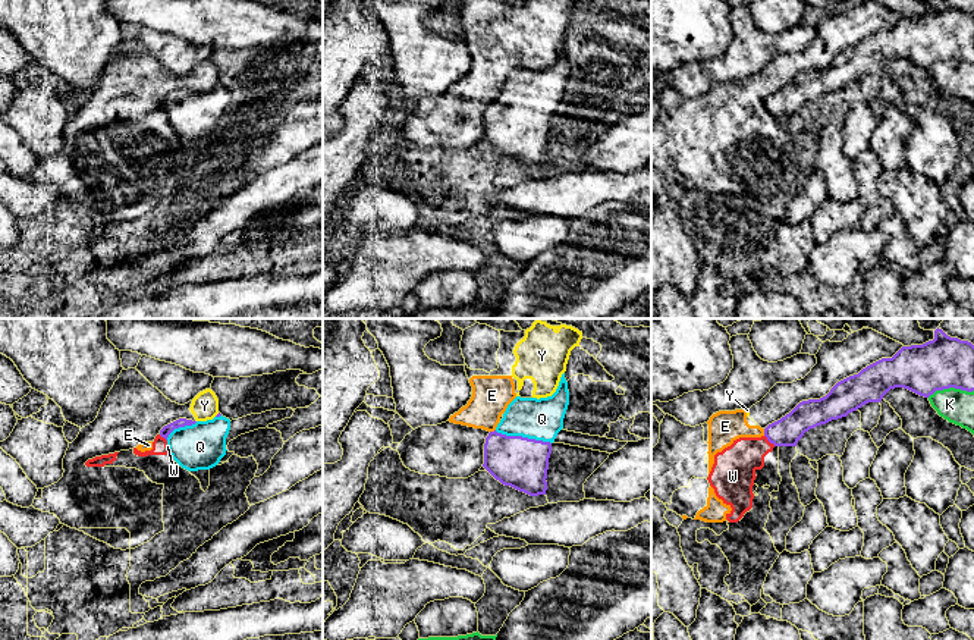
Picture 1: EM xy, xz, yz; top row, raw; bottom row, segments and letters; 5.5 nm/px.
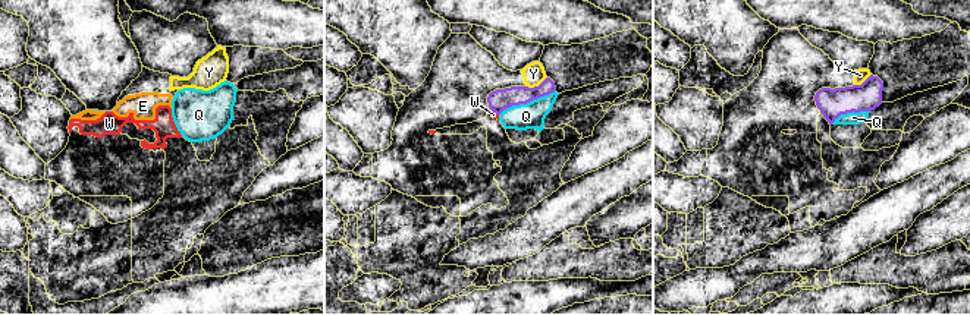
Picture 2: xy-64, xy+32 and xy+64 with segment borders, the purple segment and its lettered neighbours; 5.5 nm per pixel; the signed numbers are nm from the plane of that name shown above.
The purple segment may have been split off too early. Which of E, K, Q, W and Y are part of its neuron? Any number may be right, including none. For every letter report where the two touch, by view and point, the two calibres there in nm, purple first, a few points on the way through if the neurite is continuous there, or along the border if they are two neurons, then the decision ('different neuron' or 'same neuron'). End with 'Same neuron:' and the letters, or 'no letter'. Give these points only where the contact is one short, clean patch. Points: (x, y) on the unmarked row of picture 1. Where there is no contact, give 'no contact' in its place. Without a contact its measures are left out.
E: meets purple in yz at (764, 103); 160 nm thick on the purple side, 180 nm on the other; border along yz (763, 100), (764, 106); different neuron
K: meets purple in yz at (949, 57); 280 nm thick on the purple side, 190 nm on the other; different neuron
Q: meets purple in xz at (521, 107); 280 nm thick on the purple side, 220 nm on the other; runs through xz (521, 134), (521, 107), (542, 90); same neuron
W: meets purple in yz at (769, 112); 160 nm thick on the purple side, 240 nm on the other; border along yz (764, 106), (775, 116); different neuron
Y: meets purple in xy at (217, 85); 20 nm thick on the purple side, 150 nm on the other; border along xy (219, 84), (214, 87); different neuron
Same neuron: Q

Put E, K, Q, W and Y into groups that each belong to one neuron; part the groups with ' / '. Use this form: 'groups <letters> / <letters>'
groups E W Y / K / Q

